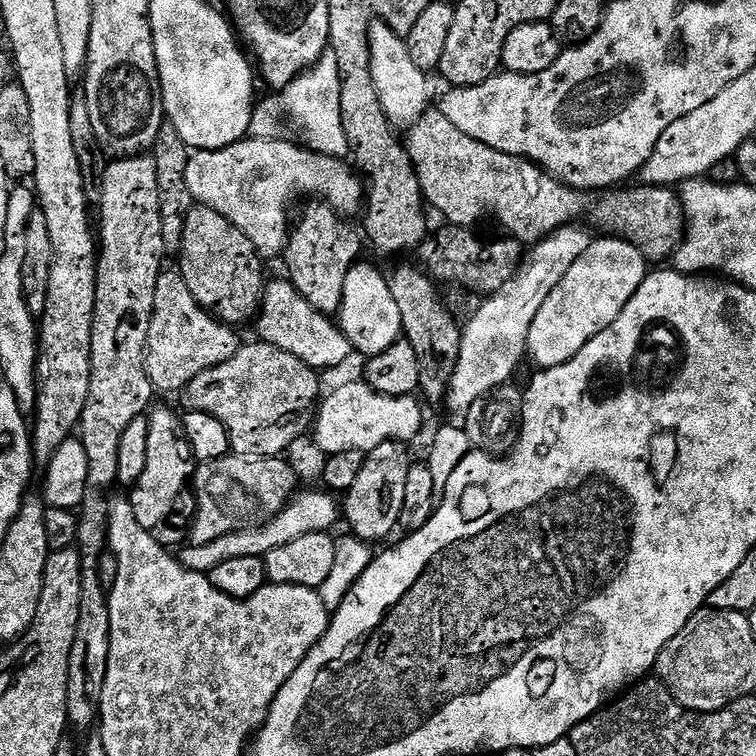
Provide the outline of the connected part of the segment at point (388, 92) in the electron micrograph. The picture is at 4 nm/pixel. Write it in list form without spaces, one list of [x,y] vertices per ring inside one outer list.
[[[373,23],[368,32],[370,46],[370,70],[374,74],[374,86],[378,90],[378,98],[382,98],[382,110],[386,110],[386,118],[397,129],[407,130],[423,118],[429,111],[428,80],[429,77],[418,66],[414,66],[414,58],[410,58],[408,41],[389,24]]]

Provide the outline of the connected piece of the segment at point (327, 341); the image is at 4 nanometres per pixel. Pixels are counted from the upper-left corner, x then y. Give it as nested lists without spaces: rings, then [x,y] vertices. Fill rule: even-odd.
[[[281,278],[281,280],[269,279],[265,283],[264,294],[260,301],[260,311],[254,320],[255,324],[257,330],[260,331],[259,339],[263,343],[278,346],[278,350],[286,350],[286,354],[294,354],[294,358],[306,362],[306,366],[317,370],[336,368],[339,364],[346,363],[348,355],[353,355],[354,352],[352,343],[346,338],[346,334],[340,328],[339,323],[331,315],[310,306],[310,302],[306,302],[306,298],[302,298],[302,294],[287,278]]]

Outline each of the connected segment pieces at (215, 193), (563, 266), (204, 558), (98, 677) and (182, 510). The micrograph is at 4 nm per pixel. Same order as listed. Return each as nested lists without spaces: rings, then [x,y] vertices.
[[[245,138],[229,148],[213,152],[196,150],[188,157],[186,186],[193,201],[230,218],[230,222],[234,222],[234,226],[250,238],[264,258],[279,257],[287,248],[290,235],[288,207],[295,196],[322,198],[323,203],[348,218],[352,218],[355,212],[357,215],[366,200],[365,181],[354,174],[351,167],[348,169],[343,159],[324,156],[321,152],[296,144],[291,144],[288,138]]]
[[[584,226],[559,228],[554,234],[531,245],[529,252],[532,253],[523,257],[512,280],[506,282],[502,290],[491,293],[485,299],[488,301],[473,314],[472,321],[463,325],[456,373],[452,376],[446,397],[450,411],[467,414],[474,402],[511,381],[508,379],[515,374],[520,359],[525,359],[530,326],[534,326],[534,318],[538,318],[542,302],[546,302],[554,286],[566,278],[566,270],[570,270],[570,266],[574,266],[574,262],[578,262],[578,258],[592,247],[592,236]]]
[[[324,490],[319,491],[297,491],[289,499],[288,505],[270,522],[266,522],[263,528],[222,534],[222,538],[214,538],[214,542],[206,542],[206,546],[189,543],[187,546],[181,547],[178,552],[180,564],[195,572],[207,574],[214,570],[214,566],[222,566],[222,562],[230,562],[230,558],[264,557],[266,554],[270,554],[270,550],[278,550],[278,546],[286,546],[286,542],[294,542],[294,538],[302,538],[302,534],[331,533],[336,519],[338,521],[341,519],[342,512],[338,507],[335,495]]]
[[[151,155],[125,156],[116,158],[109,163],[104,181],[102,182],[102,194],[98,201],[100,207],[100,220],[98,216],[98,259],[96,262],[96,309],[94,310],[94,326],[92,327],[92,373],[90,374],[90,394],[86,398],[86,406],[82,410],[78,438],[84,443],[86,450],[86,462],[90,462],[90,474],[88,475],[88,487],[84,493],[84,503],[78,508],[77,534],[75,547],[80,554],[82,562],[82,603],[78,609],[78,634],[74,634],[74,646],[70,646],[70,670],[68,671],[68,722],[73,729],[87,733],[97,727],[100,719],[100,707],[102,706],[102,686],[106,686],[106,674],[110,662],[110,606],[108,605],[108,592],[104,590],[99,582],[99,558],[106,551],[108,546],[108,506],[109,497],[104,497],[107,488],[116,488],[118,476],[118,450],[122,441],[122,434],[134,418],[145,415],[153,403],[154,389],[148,371],[146,370],[146,350],[148,349],[148,335],[150,334],[150,318],[154,314],[154,290],[158,290],[158,278],[162,271],[160,259],[166,255],[164,239],[162,238],[162,214],[160,213],[160,187],[158,186],[158,170],[156,161]]]
[[[155,408],[151,409],[148,416],[146,466],[136,486],[131,489],[130,499],[134,518],[138,518],[142,530],[172,550],[189,539],[192,519],[196,516],[196,501],[190,487],[194,480],[194,457],[184,433],[183,419],[179,415],[175,416],[168,408]]]

